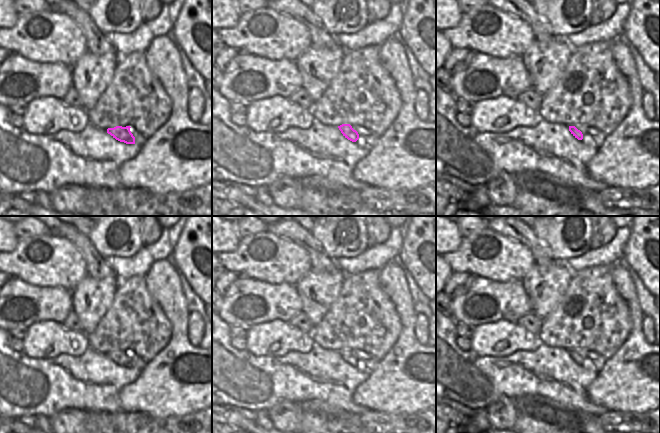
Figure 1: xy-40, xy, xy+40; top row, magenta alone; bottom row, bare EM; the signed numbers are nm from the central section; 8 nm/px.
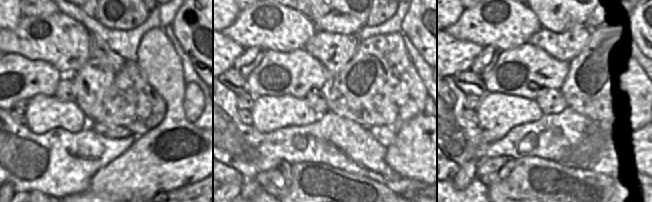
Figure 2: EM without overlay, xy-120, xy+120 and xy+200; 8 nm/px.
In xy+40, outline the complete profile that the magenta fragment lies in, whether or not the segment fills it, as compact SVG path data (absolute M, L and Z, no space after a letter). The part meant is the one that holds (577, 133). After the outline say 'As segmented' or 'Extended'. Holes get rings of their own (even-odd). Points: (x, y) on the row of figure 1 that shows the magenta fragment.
M569 126L569 131L575 138L581 140L584 144L590 144L598 149L607 137L607 135L600 130L590 126Z. Extended.

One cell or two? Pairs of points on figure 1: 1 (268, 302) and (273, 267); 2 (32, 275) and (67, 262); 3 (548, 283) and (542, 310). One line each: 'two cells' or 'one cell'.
1: two cells
2: one cell
3: one cell

